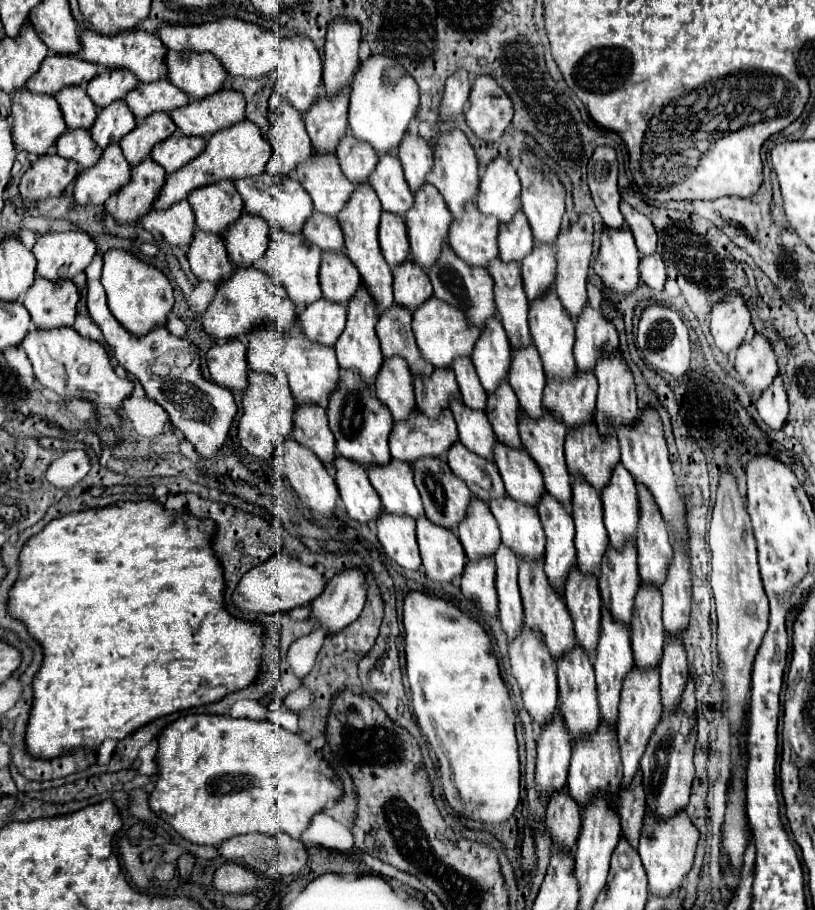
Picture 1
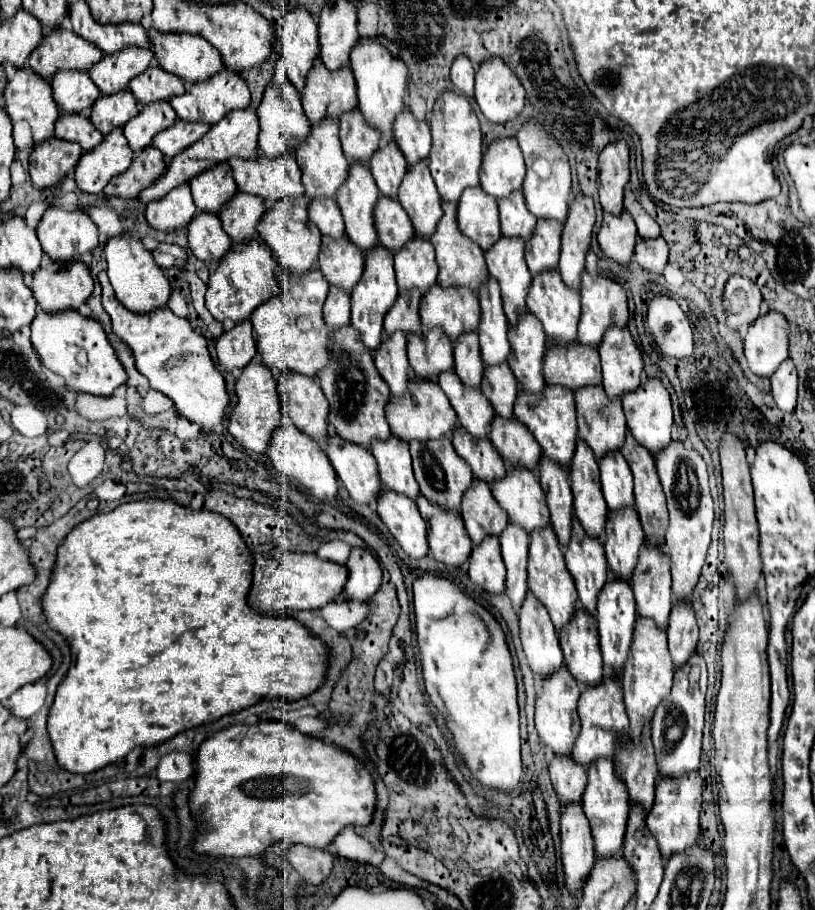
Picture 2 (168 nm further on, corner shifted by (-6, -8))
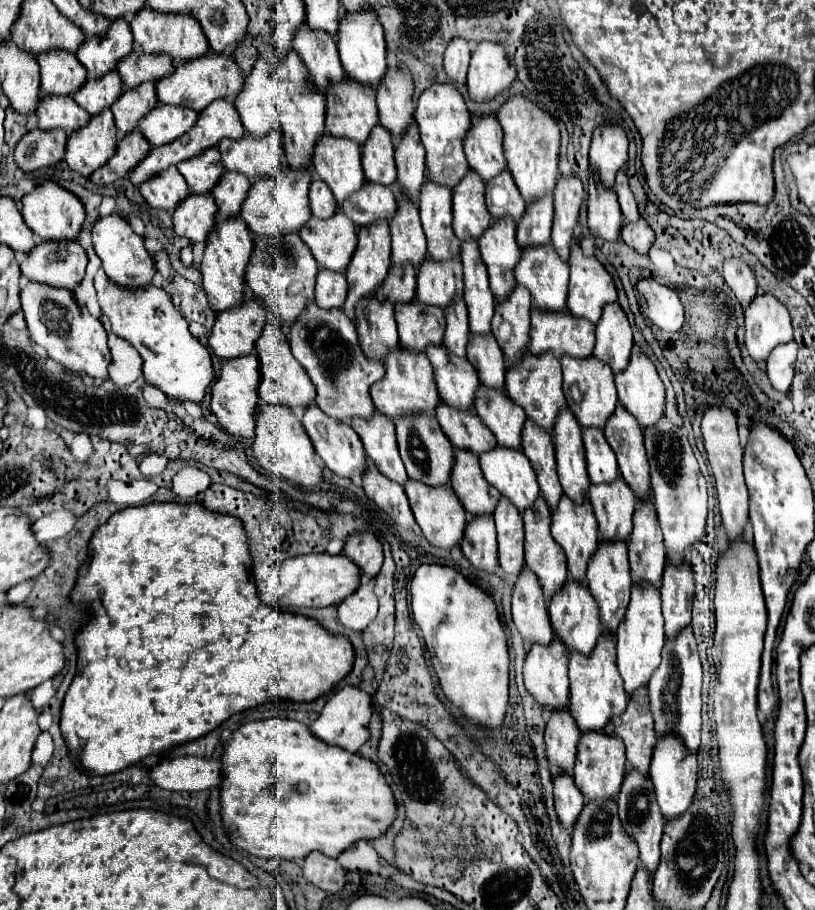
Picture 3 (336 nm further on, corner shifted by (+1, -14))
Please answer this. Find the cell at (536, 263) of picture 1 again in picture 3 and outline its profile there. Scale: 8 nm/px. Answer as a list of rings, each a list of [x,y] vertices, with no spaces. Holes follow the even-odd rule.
[[[539,198],[539,202],[531,202],[527,206],[523,218],[517,224],[517,244],[525,246],[539,246],[551,240],[551,222],[553,222],[553,198]]]

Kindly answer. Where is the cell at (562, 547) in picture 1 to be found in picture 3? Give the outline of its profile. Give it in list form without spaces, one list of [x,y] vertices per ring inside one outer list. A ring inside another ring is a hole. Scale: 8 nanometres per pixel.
[[[525,422],[523,426],[523,452],[531,460],[541,494],[553,510],[559,504],[559,498],[563,496],[563,488],[557,480],[555,470],[555,448],[551,436],[543,434],[543,430],[535,426],[535,422]]]

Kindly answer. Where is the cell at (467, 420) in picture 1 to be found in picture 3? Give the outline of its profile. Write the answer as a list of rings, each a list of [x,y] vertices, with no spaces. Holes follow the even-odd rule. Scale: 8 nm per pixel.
[[[431,346],[431,350],[427,350],[427,358],[435,368],[441,400],[455,408],[469,410],[479,386],[479,378],[471,362],[467,362],[465,358],[451,358],[445,346]]]

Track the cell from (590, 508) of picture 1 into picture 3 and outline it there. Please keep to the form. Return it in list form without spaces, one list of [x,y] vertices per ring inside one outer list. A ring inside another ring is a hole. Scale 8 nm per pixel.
[[[563,410],[563,414],[559,414],[559,422],[555,422],[553,444],[559,482],[573,502],[583,502],[585,492],[591,486],[581,434],[583,428],[579,426],[579,422],[575,422],[571,410]]]

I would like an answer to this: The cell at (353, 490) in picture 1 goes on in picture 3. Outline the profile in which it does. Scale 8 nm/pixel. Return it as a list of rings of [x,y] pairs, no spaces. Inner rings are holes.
[[[311,404],[307,406],[307,410],[303,410],[303,428],[307,430],[315,446],[315,452],[321,456],[323,464],[329,470],[333,470],[337,476],[351,478],[353,470],[363,472],[367,468],[365,448],[363,448],[363,442],[357,438],[357,432],[351,426],[343,426],[343,422],[335,422],[335,418],[327,418],[327,414],[323,414],[317,404]]]

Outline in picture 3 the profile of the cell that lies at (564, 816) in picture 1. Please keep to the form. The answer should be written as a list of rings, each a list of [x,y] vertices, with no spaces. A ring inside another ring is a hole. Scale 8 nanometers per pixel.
[[[569,706],[567,710],[559,710],[559,714],[551,714],[547,728],[545,728],[545,744],[547,744],[547,758],[551,770],[565,770],[573,772],[579,730],[575,730],[575,722],[571,722]]]

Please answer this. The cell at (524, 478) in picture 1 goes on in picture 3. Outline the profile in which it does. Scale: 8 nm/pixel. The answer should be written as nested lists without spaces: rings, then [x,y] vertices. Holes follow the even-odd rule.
[[[479,386],[479,394],[475,394],[475,412],[491,428],[497,444],[521,448],[521,430],[527,414],[507,398],[505,390],[495,394],[495,390],[483,390],[483,386]]]

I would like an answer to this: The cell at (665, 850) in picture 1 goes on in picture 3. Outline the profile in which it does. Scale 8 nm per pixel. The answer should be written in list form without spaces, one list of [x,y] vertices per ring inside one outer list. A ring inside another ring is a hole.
[[[659,738],[659,742],[655,744],[655,750],[653,750],[651,778],[655,784],[657,804],[661,806],[663,816],[675,818],[675,816],[683,814],[695,796],[697,754],[687,754],[687,750],[683,750],[683,742],[675,740],[675,738]]]

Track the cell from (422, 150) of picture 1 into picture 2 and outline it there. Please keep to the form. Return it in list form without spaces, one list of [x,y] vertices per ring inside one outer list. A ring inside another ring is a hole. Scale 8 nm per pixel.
[[[408,108],[394,122],[394,138],[410,166],[418,162],[428,162],[430,148],[432,148],[430,126],[428,122],[414,120]]]

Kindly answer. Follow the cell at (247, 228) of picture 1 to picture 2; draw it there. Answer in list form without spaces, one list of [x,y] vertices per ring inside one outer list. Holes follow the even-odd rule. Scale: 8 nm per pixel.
[[[238,192],[234,200],[230,200],[230,204],[226,204],[224,210],[220,212],[220,220],[230,240],[236,246],[244,246],[250,240],[260,238],[256,228],[264,214],[266,214],[266,204],[262,198]]]

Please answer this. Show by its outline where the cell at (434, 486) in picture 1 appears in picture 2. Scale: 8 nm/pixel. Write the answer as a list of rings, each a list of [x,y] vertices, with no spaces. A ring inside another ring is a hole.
[[[450,438],[430,440],[430,442],[410,442],[410,454],[414,464],[414,476],[416,476],[416,482],[420,484],[420,492],[440,508],[458,510],[464,492],[474,482],[474,476],[468,464],[454,452]]]

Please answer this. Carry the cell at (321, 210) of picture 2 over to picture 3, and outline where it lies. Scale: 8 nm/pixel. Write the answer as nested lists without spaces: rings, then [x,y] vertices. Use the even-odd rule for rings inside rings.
[[[313,178],[313,182],[311,182],[309,200],[311,200],[313,216],[329,218],[337,212],[337,202],[335,202],[335,196],[331,194],[331,188],[327,184],[323,184],[323,180],[319,180],[319,178]]]

